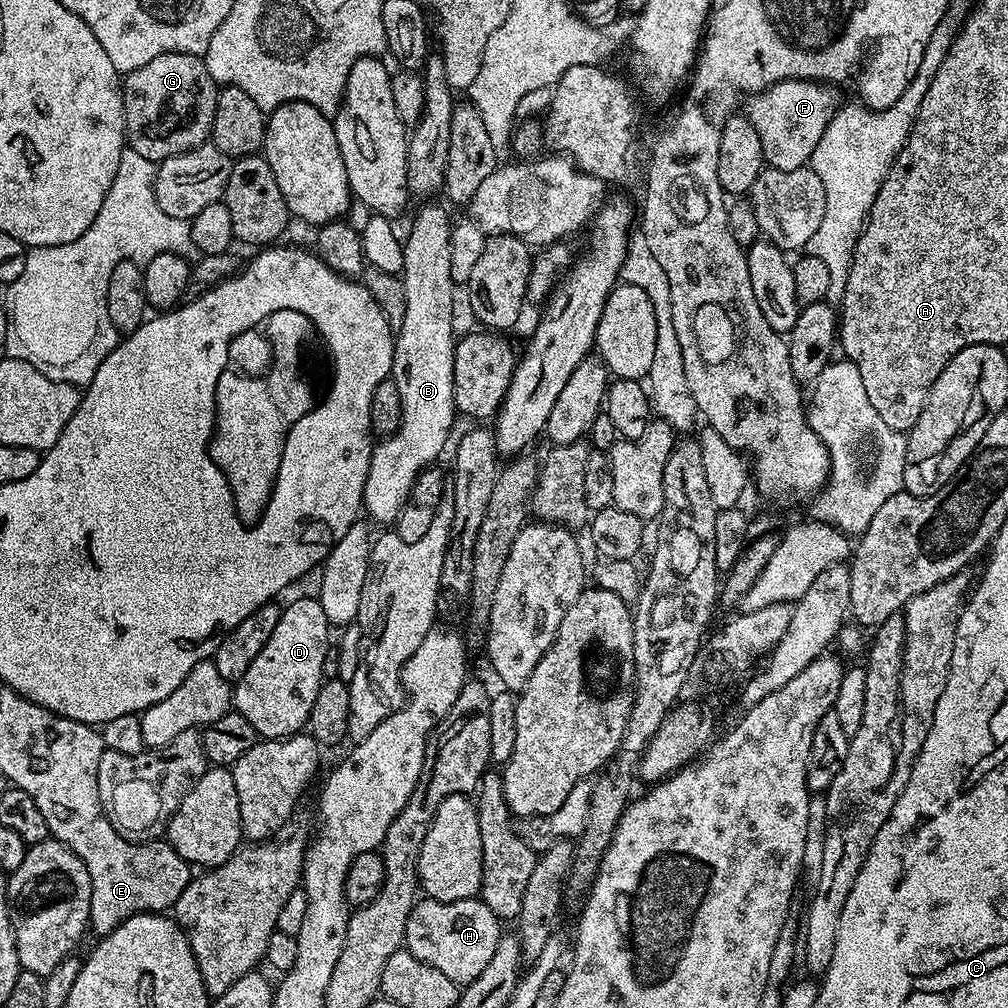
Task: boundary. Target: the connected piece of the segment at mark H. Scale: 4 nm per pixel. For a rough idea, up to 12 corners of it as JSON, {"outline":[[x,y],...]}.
{"outline":[[479,898],[417,899],[404,948],[458,986],[502,935]]}

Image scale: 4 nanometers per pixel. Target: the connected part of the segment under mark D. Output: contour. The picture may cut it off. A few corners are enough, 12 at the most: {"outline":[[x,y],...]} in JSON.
{"outline":[[293,599],[234,684],[257,737],[307,725],[329,659],[326,610]]}

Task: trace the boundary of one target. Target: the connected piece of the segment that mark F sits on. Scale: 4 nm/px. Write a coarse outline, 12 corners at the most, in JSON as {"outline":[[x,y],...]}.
{"outline":[[783,80],[746,115],[767,167],[811,161],[832,120],[831,87]]}

